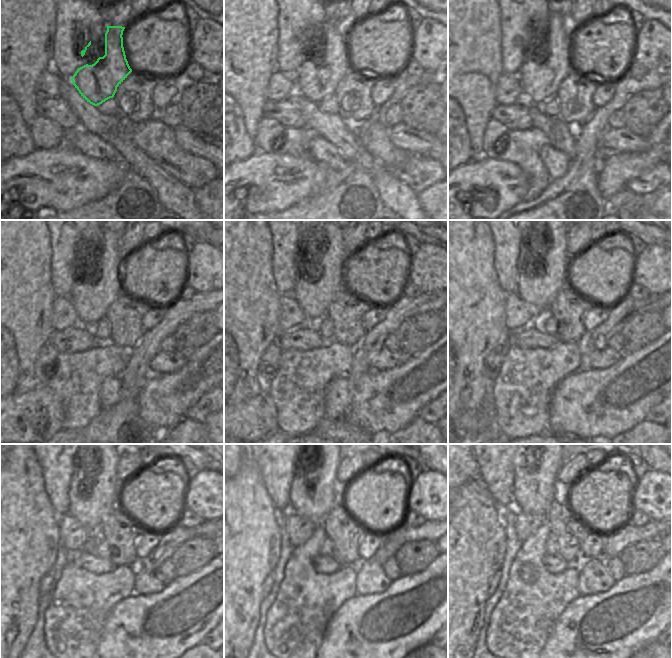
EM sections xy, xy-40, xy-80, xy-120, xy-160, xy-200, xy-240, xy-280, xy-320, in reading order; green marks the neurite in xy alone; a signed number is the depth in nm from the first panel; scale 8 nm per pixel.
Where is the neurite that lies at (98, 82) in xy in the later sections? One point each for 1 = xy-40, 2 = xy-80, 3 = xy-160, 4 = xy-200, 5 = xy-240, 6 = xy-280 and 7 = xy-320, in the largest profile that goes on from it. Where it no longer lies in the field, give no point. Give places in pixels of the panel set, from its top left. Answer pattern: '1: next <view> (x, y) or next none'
1: next xy-40 (317, 82)
2: next xy-80 (540, 82)
3: next xy-160 (316, 286)
4: next xy-200 (541, 276)
5: next xy-240 (94, 492)
6: next xy-280 (315, 492)
7: next xy-320 (535, 488)

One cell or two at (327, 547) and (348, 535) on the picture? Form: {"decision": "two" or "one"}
{"decision": "two"}

